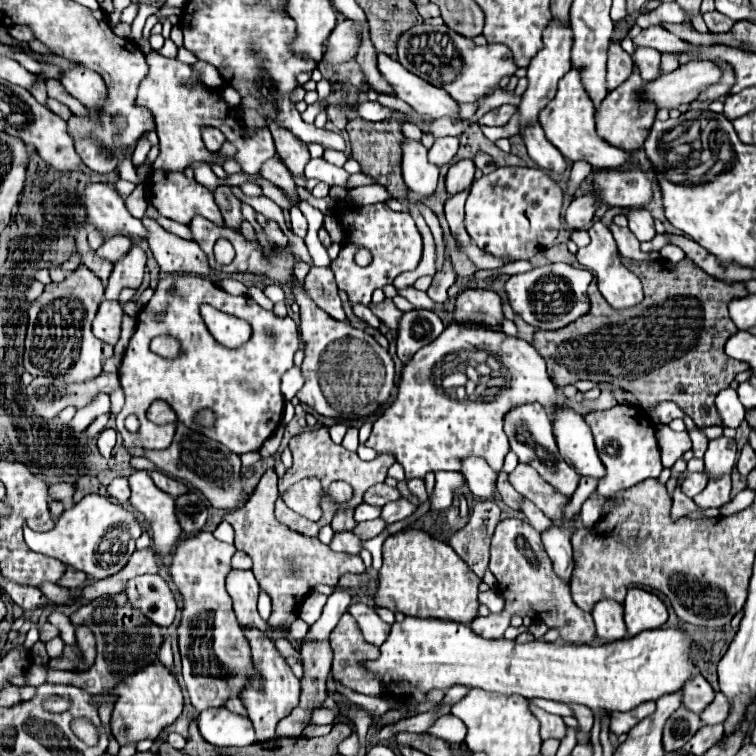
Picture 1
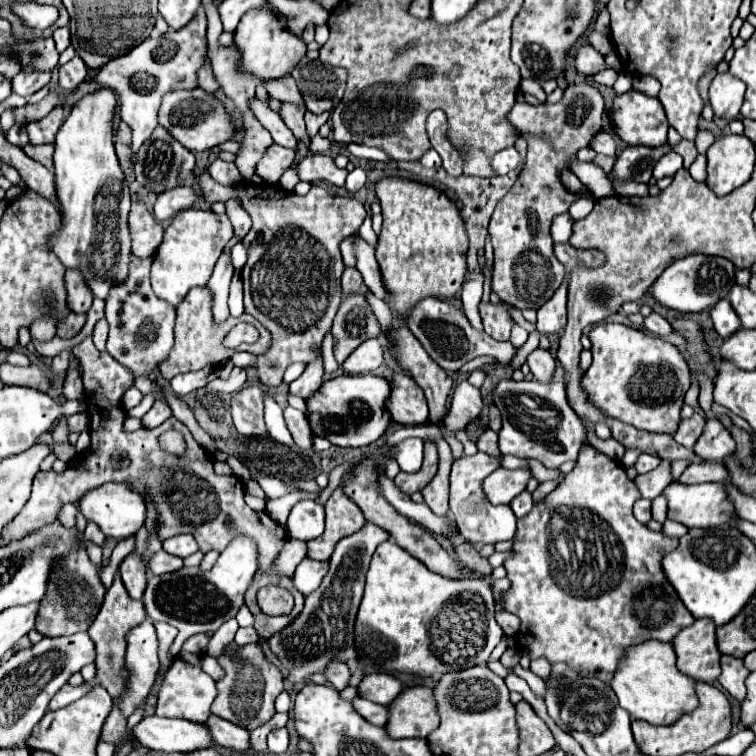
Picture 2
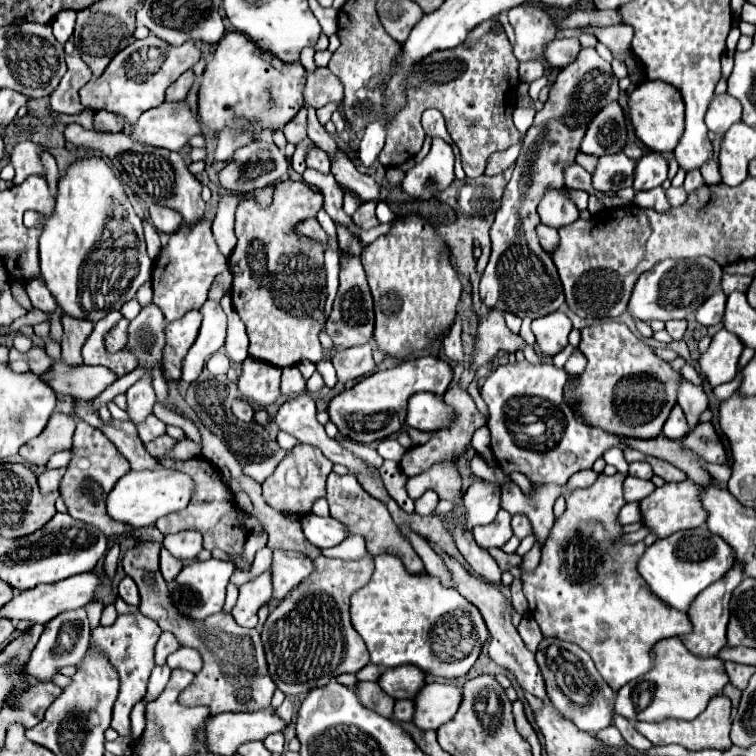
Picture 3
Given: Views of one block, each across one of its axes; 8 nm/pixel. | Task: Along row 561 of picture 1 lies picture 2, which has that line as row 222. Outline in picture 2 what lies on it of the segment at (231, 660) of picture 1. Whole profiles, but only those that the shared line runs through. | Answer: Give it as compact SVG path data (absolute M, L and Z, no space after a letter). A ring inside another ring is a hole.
M196 208L182 210L176 214L172 224L164 230L164 240L158 246L150 270L150 280L156 296L172 306L178 306L190 288L206 286L222 254L226 242L234 236L228 214L216 214L212 210L202 212Z

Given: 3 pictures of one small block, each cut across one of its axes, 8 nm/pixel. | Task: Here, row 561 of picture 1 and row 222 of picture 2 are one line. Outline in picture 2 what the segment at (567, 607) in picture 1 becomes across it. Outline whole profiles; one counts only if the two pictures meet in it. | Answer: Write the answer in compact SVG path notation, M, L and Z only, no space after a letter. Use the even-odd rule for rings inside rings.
M570 84L556 104L518 104L508 114L508 120L522 132L528 142L524 170L516 178L508 194L498 202L490 220L490 240L494 246L494 278L492 290L506 304L518 310L538 310L560 288L566 278L564 266L552 252L550 222L556 214L568 212L570 204L580 196L570 192L562 180L562 168L568 168L570 158L590 144L602 130L604 98L592 84Z

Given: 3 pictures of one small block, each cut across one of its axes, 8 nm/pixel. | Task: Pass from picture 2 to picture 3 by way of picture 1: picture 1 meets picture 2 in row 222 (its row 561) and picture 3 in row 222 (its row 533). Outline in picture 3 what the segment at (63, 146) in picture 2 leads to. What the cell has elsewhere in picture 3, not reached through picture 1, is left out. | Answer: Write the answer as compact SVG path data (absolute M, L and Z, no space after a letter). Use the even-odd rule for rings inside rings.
M98 158L82 160L72 164L58 182L56 210L52 218L44 218L36 212L24 214L26 226L42 224L40 236L40 272L46 282L46 288L52 292L62 314L68 314L78 320L98 322L108 312L120 310L128 300L136 296L136 290L150 280L152 260L146 252L146 240L142 230L142 220L134 212L124 186L116 178L114 170Z

